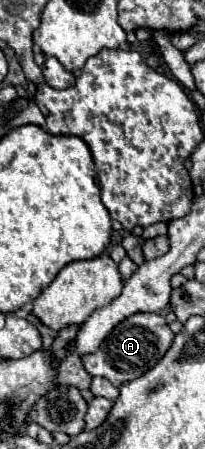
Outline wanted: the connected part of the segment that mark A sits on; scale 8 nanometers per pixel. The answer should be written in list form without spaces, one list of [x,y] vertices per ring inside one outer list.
[[[134,314],[118,324],[110,336],[100,344],[96,354],[84,356],[84,368],[90,376],[102,376],[110,380],[114,386],[122,386],[128,380],[144,376],[158,360],[166,354],[174,340],[174,332],[170,330],[168,322],[160,314]]]

